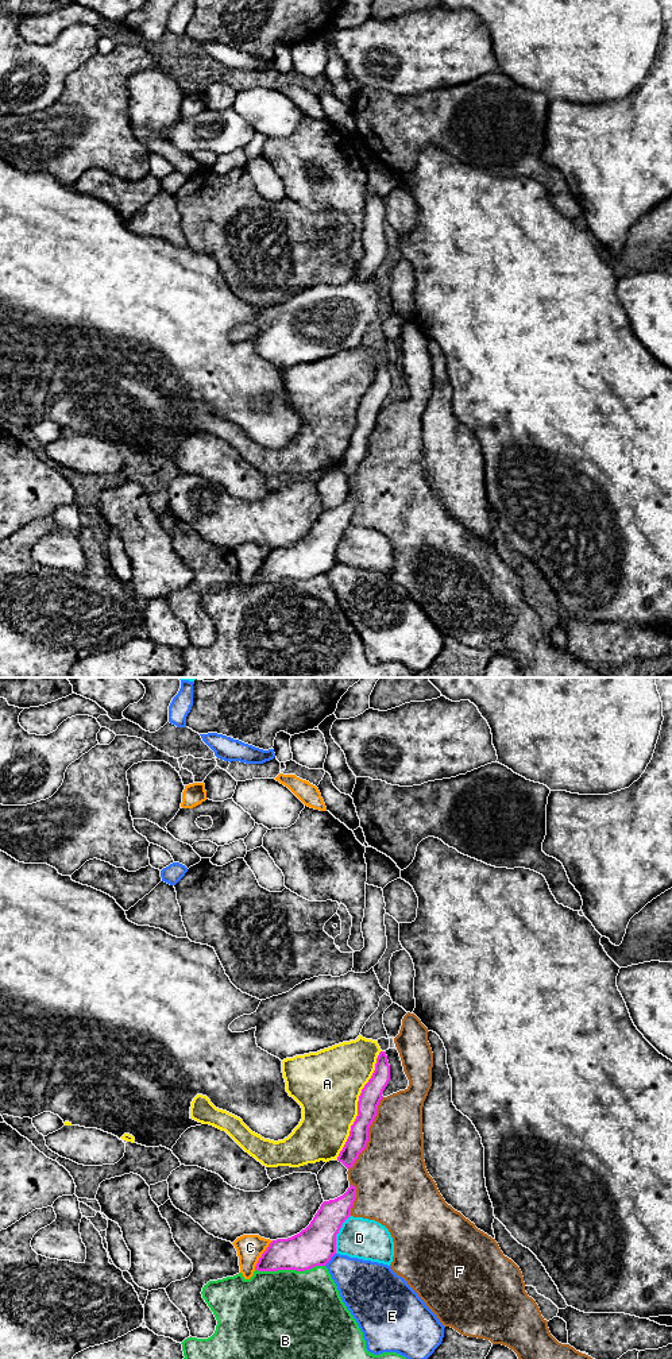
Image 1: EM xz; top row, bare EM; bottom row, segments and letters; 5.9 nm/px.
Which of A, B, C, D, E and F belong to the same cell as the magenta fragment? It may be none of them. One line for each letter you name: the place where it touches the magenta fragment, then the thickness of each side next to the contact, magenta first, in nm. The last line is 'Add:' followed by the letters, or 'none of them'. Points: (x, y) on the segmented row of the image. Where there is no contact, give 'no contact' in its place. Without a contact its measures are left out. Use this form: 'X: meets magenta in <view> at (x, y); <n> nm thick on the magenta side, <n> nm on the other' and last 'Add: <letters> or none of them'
Add: none of them

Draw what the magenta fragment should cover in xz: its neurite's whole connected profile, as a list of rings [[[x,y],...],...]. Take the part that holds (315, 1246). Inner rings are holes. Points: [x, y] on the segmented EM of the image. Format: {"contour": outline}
{"contour": [[[349,1185],[343,1196],[324,1201],[305,1229],[291,1238],[273,1240],[259,1258],[255,1270],[305,1271],[325,1266],[336,1254],[336,1235],[351,1216],[355,1197],[356,1188]]]}

